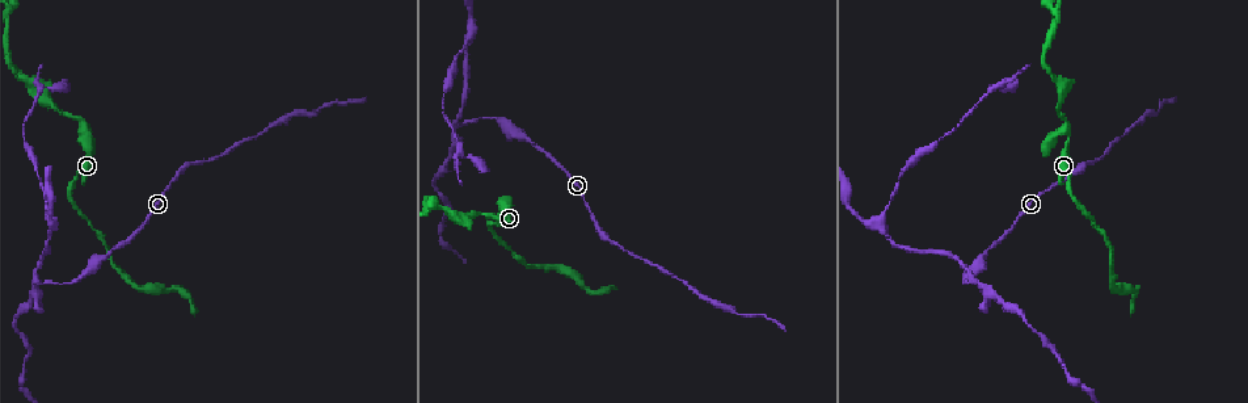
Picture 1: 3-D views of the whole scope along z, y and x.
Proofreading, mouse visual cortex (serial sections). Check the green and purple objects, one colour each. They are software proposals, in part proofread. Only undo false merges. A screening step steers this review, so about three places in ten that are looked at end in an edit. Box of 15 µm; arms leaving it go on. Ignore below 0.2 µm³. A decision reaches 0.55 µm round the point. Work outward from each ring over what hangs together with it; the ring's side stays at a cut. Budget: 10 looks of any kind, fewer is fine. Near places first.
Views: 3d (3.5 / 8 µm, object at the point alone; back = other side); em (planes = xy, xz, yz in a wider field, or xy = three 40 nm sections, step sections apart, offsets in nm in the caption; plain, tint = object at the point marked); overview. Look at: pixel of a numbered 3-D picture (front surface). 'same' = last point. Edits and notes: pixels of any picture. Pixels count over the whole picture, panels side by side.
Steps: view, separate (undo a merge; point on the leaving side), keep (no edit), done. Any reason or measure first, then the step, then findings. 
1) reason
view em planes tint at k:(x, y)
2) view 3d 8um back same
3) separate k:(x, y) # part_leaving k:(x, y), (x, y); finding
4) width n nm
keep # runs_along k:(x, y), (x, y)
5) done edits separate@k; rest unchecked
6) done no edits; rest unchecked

view 3d 3.5um at 1:(1068, 135)

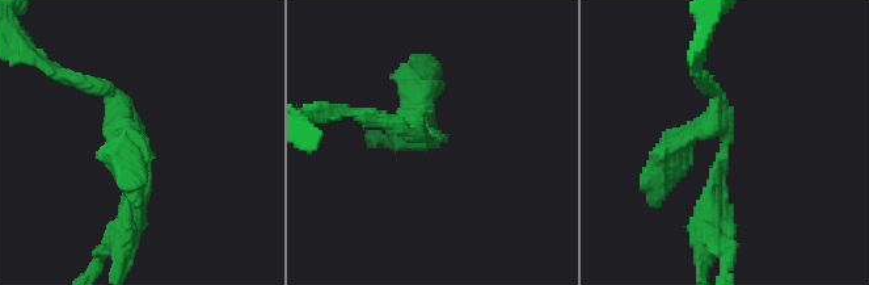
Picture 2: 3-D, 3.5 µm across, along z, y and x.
view em xy step 1 tint at 2:(429, 141)

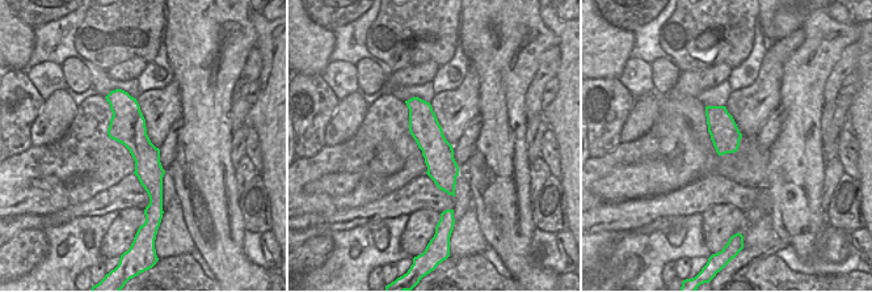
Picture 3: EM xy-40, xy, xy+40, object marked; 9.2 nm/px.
view em planes tint same

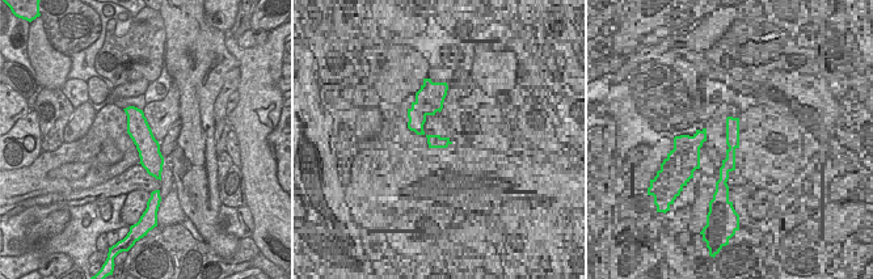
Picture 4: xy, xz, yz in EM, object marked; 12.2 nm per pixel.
keep # runs_along 4:(131, 109), (157, 174); one cell here

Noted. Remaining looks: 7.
thick turns thin
view 3d 8um at 1:(51, 102)

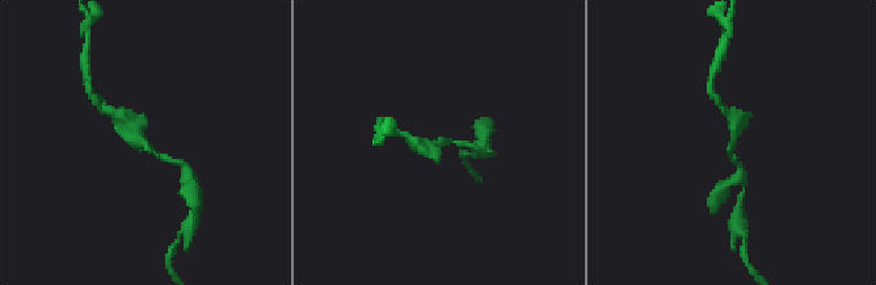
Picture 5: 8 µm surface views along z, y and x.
view em xy step 3 tint at 5:(735, 144)

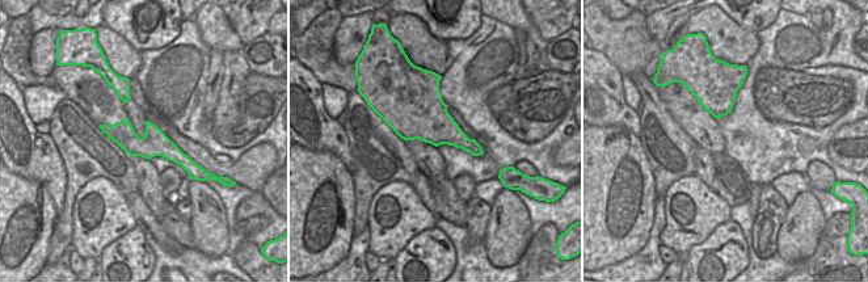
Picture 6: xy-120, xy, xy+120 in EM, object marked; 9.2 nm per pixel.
keep # runs_along 5:(175, 162), (150, 150), (121, 116); all the same cell

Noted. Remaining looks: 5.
sudden change in width
view 3d 3.5um at 1:(985, 256)

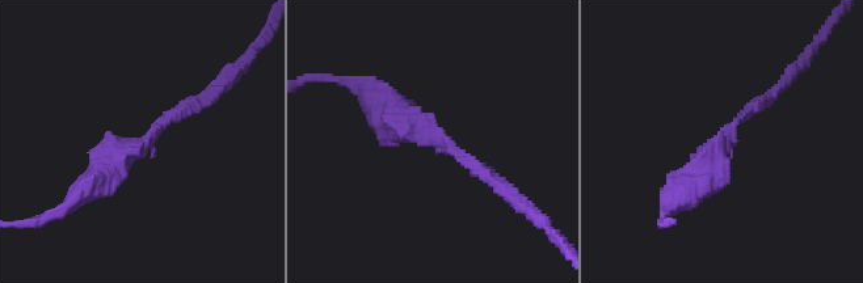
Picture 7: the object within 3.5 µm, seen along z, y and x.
view em xy step 5 tint at 7:(444, 141)

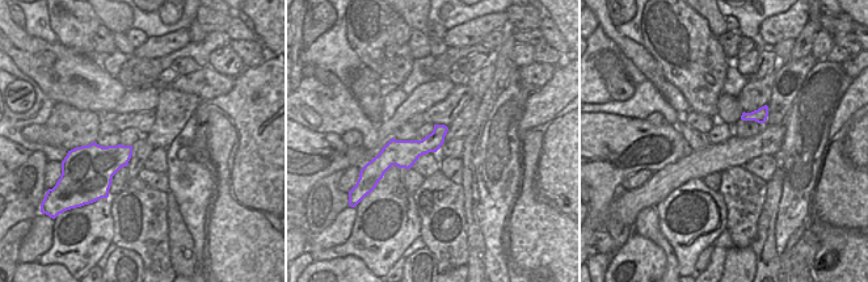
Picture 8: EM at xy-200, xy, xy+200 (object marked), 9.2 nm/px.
keep # runs_along 8:(443, 129), (428, 144), (380, 161); all the same cell

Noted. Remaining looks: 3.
three-way junction
view 3d 3.5um at 1:(457, 127)

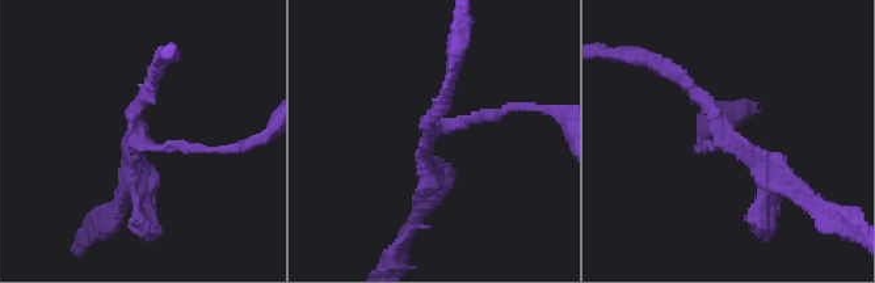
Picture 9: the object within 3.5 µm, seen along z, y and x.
arms 3; arm_widths 150, 200, 300 nm; now the EM
view em xy step 2 tint at 9:(432, 134)

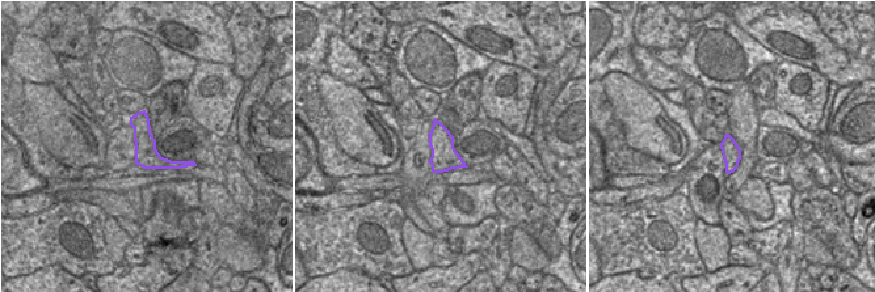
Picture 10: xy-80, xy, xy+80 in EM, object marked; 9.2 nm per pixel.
keep # runs_along 9:(219, 147), (139, 139), (134, 106), (155, 75); one cell here

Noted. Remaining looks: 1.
done no edits; rest unchecked

